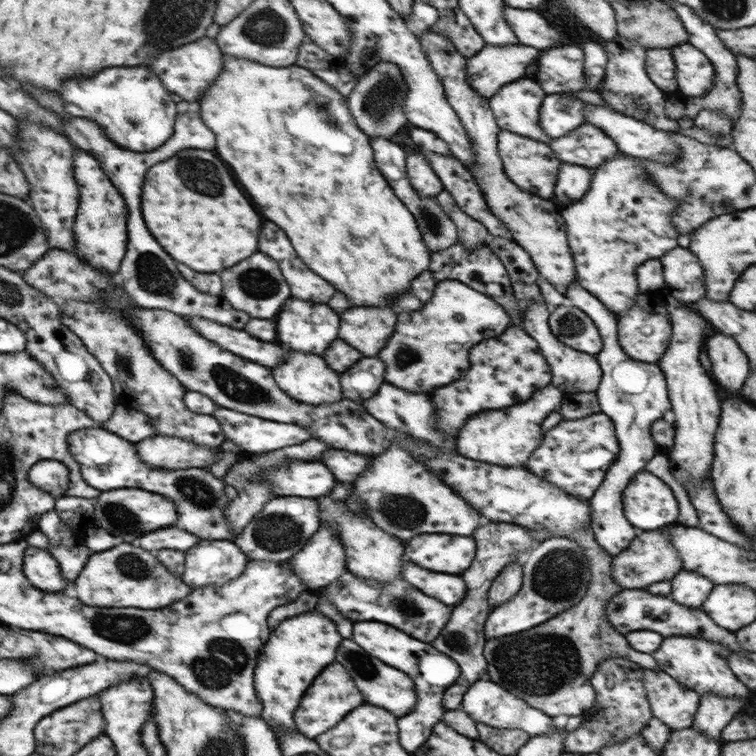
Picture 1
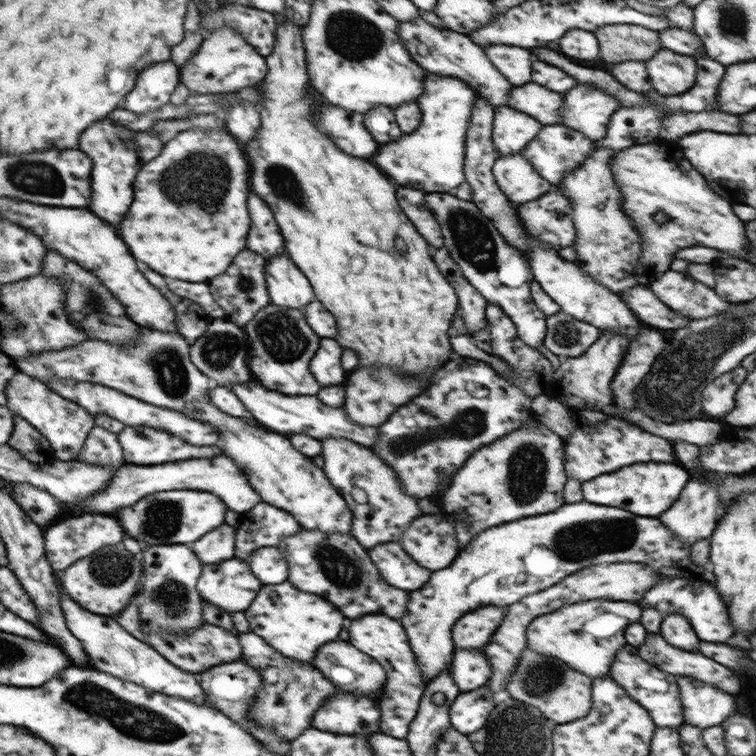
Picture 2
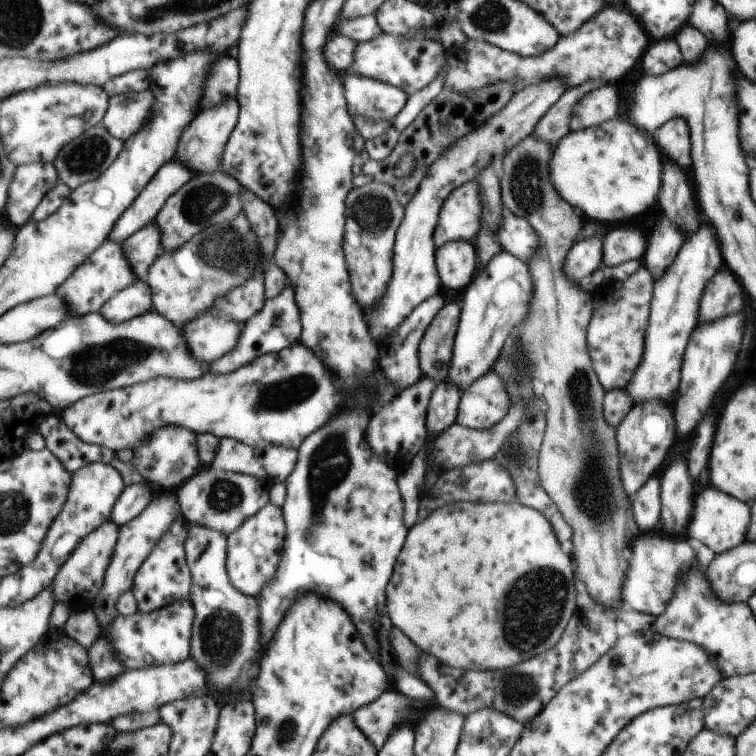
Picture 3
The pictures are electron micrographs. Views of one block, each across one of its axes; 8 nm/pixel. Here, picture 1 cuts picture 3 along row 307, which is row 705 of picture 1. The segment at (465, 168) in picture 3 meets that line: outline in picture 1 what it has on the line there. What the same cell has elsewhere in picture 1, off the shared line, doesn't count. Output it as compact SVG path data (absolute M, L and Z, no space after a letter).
M342 640L340 648L336 652L336 662L340 662L348 670L348 674L356 682L356 686L362 692L366 702L392 712L397 718L406 717L415 708L416 688L414 688L414 682L410 680L410 676L396 668L390 668L388 664L382 664L378 658L364 652L352 640Z

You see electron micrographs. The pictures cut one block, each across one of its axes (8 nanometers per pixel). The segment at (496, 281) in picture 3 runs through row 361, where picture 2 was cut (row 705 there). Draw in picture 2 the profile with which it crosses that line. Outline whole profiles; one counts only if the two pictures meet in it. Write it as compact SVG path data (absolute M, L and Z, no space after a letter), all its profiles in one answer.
M488 685L461 692L450 708L450 724L466 736L481 730L495 710L494 694Z

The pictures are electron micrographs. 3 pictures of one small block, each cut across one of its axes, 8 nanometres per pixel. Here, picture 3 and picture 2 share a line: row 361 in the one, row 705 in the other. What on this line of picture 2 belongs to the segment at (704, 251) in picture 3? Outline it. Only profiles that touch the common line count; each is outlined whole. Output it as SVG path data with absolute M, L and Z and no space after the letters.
M630 644L622 646L614 656L609 675L616 683L622 685L622 688L634 701L643 706L657 728L678 728L684 724L685 717L676 678L650 666L638 654L638 647Z

